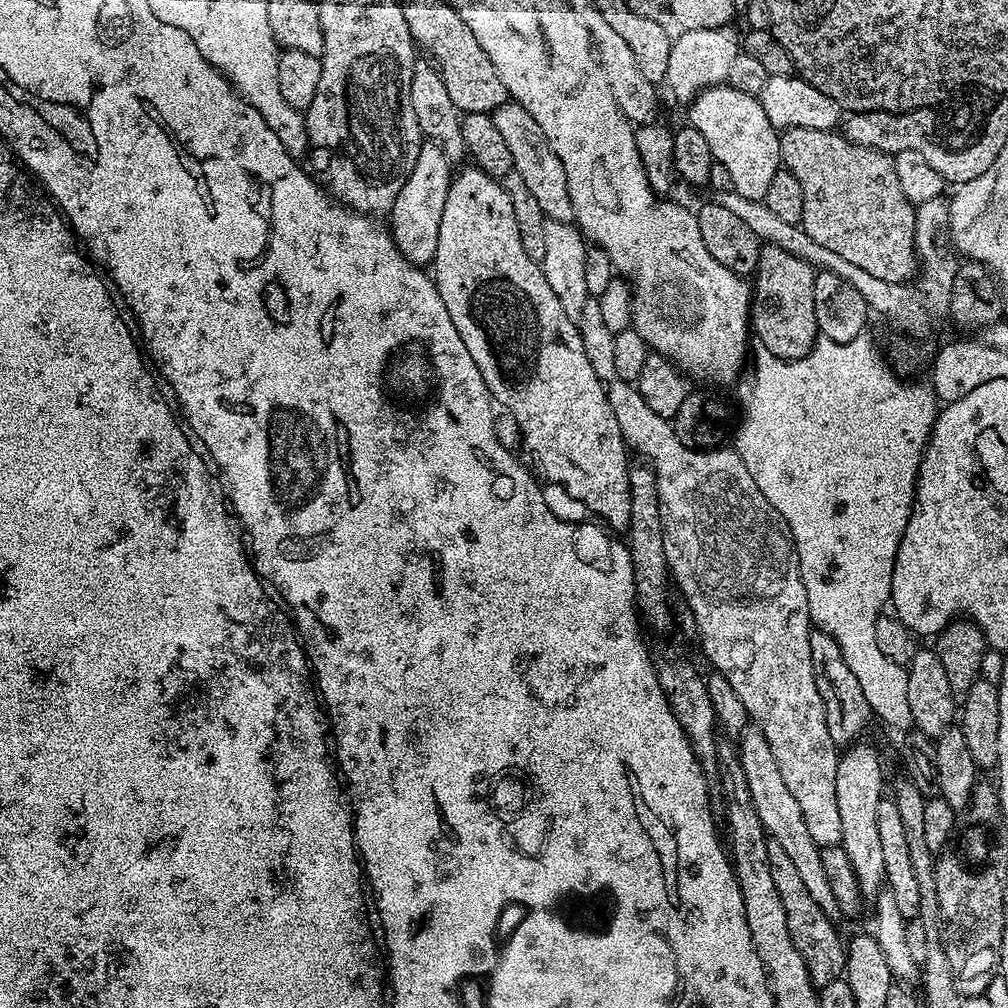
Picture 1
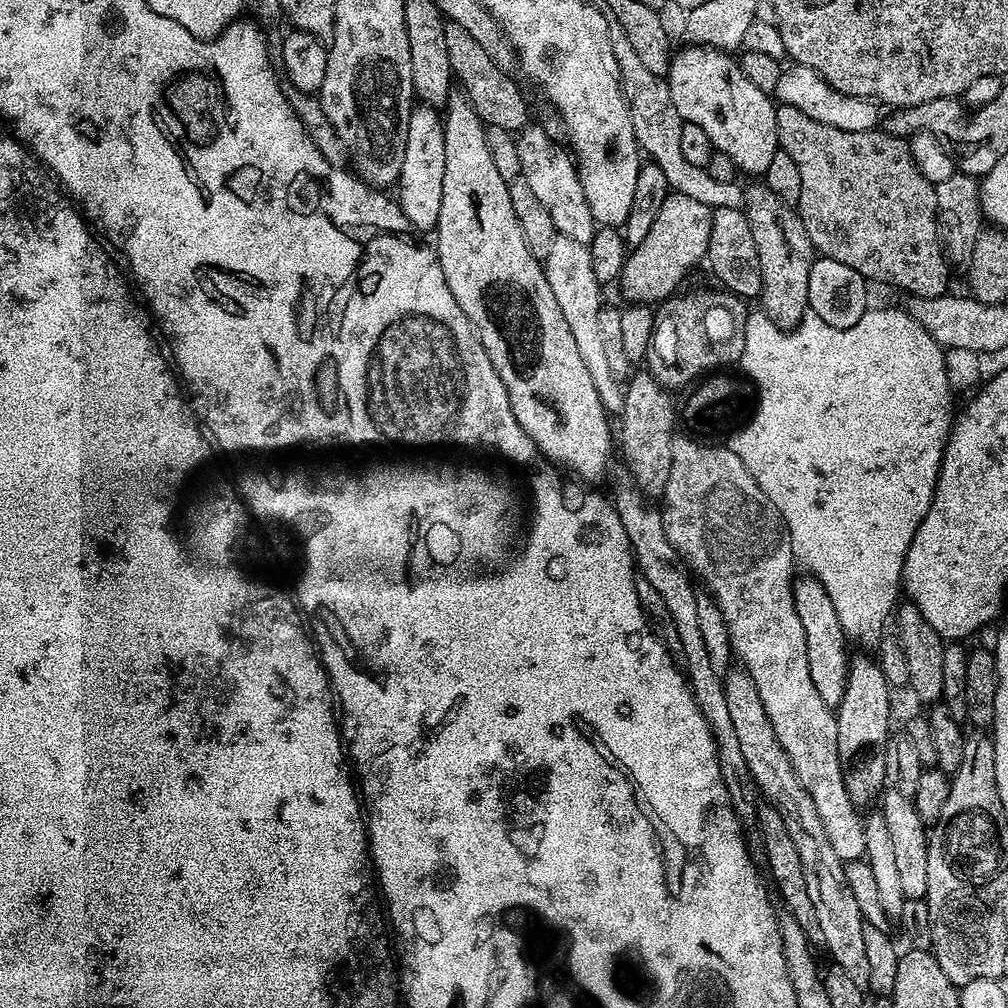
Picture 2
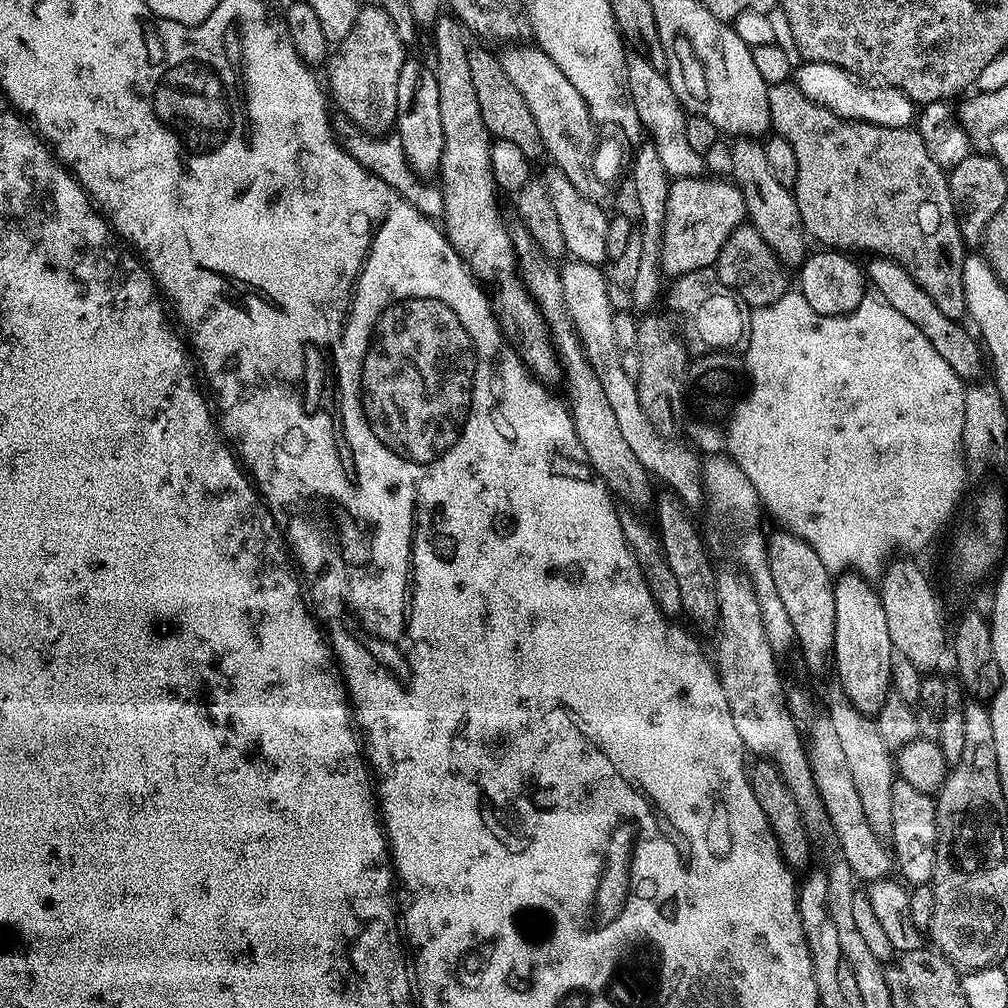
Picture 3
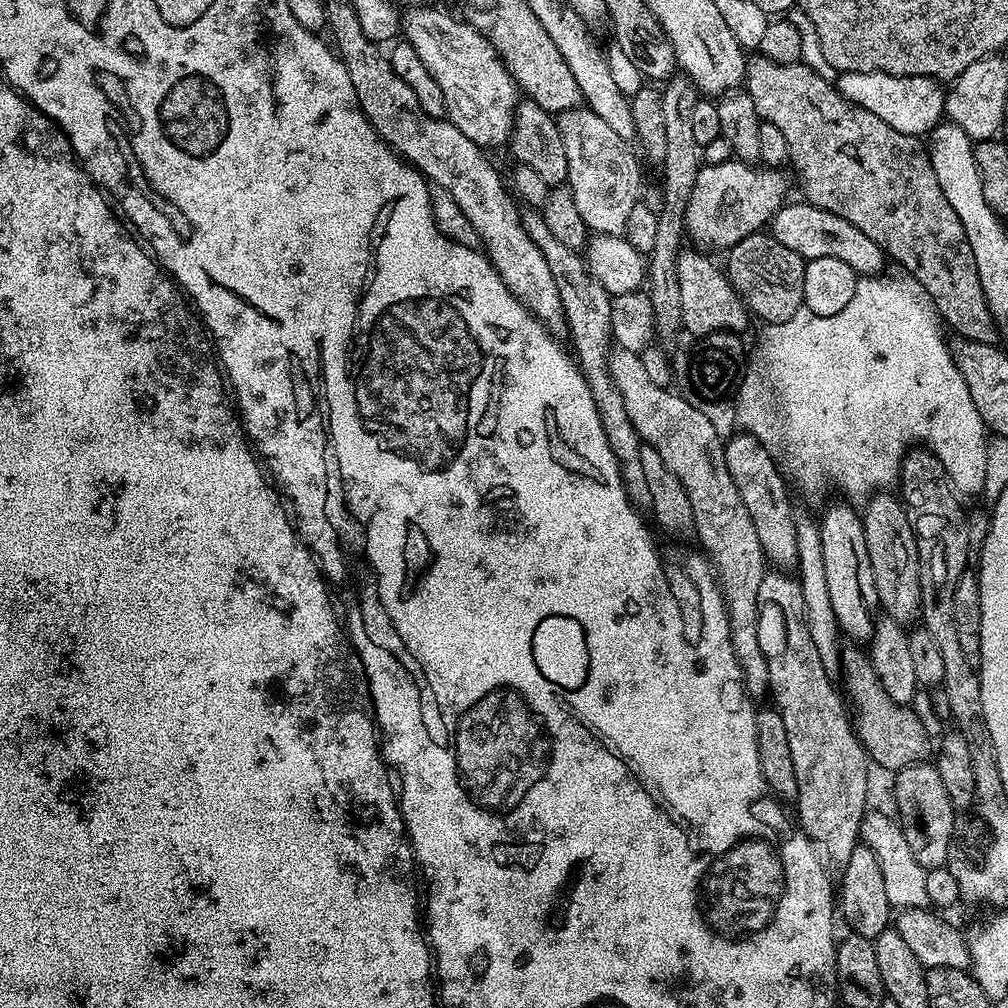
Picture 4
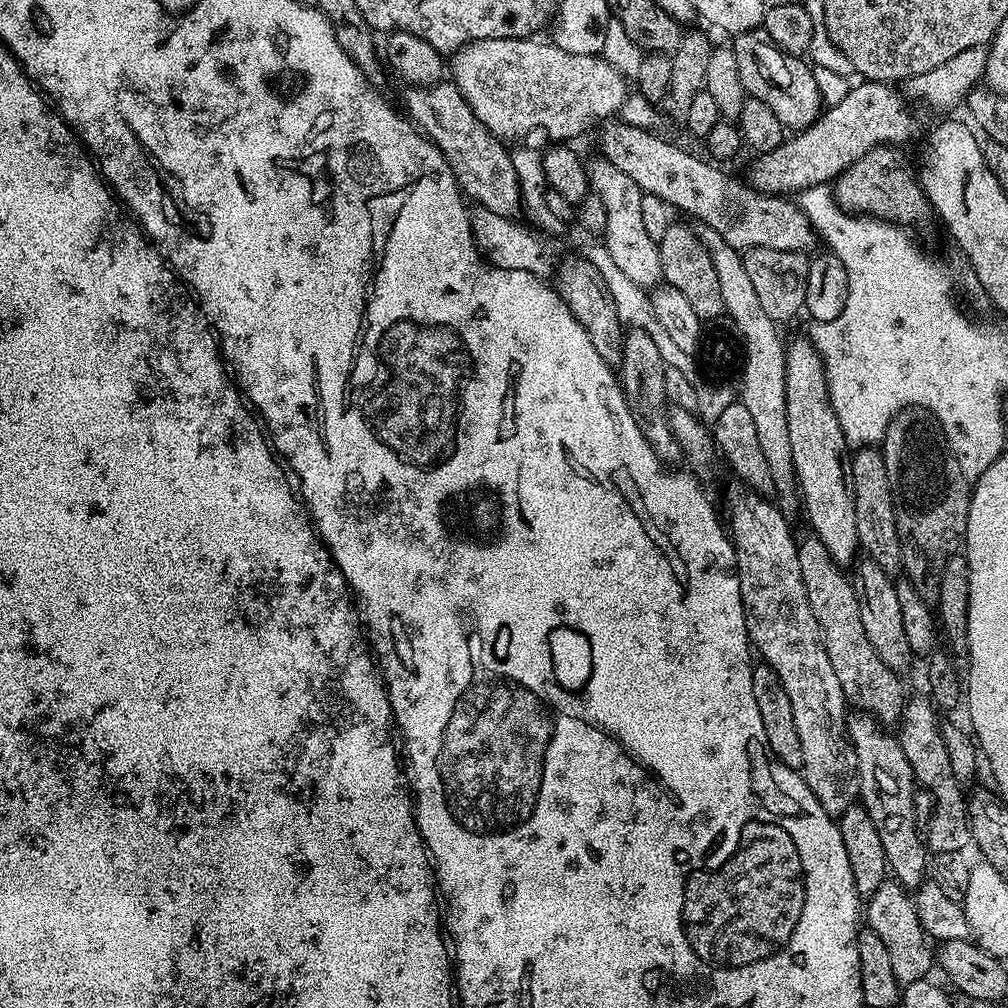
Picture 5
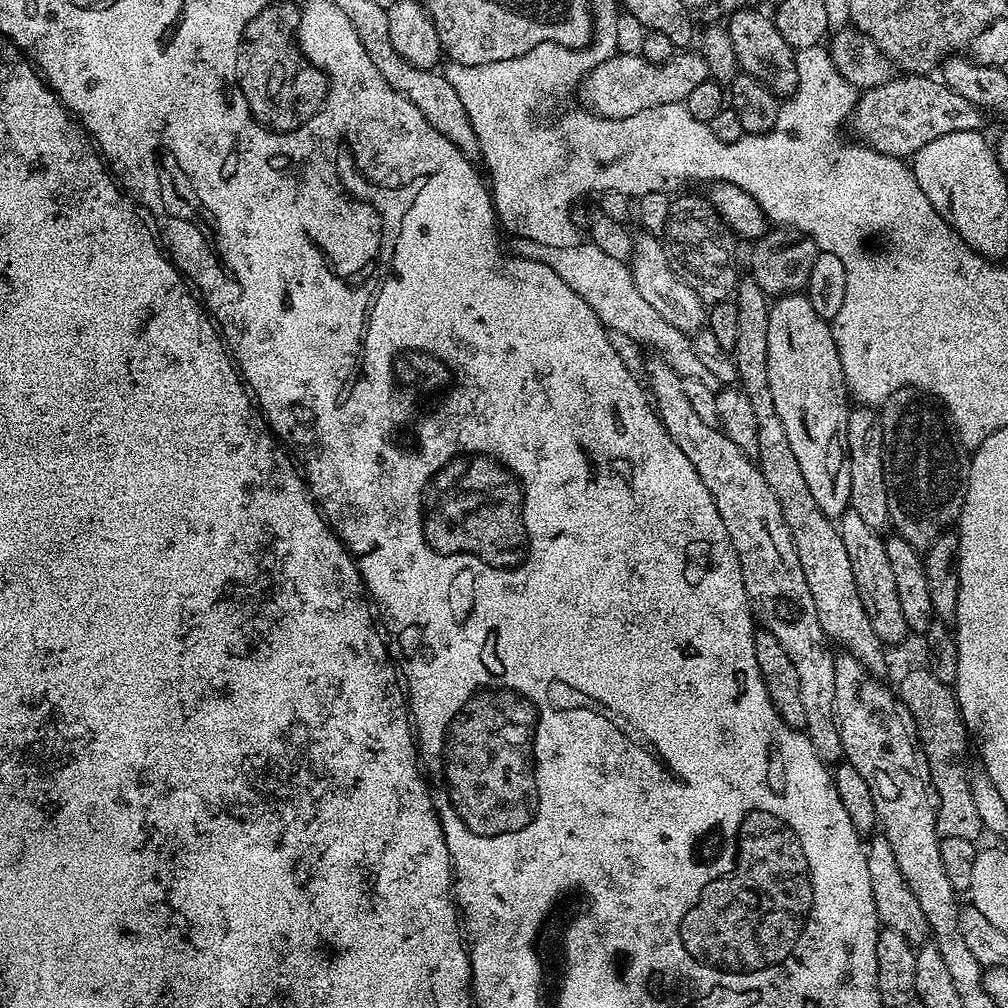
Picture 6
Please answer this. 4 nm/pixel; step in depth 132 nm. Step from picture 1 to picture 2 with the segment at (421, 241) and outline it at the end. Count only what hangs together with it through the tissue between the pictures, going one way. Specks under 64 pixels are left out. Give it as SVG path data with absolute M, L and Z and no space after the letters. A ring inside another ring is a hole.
M413 107L406 130L406 158L402 158L402 170L398 181L398 203L402 214L417 233L431 233L435 229L438 210L442 210L442 177L445 170L446 138L441 115L435 108Z

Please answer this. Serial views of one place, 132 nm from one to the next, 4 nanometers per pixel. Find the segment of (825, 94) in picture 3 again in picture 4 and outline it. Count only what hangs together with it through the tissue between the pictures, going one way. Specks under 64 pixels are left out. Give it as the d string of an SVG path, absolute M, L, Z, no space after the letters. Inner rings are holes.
M842 72L835 77L834 83L842 98L854 102L854 106L862 106L862 110L870 110L870 114L882 118L886 126L902 130L902 134L923 137L945 119L945 89L941 81L932 80L928 76L895 76L885 72Z

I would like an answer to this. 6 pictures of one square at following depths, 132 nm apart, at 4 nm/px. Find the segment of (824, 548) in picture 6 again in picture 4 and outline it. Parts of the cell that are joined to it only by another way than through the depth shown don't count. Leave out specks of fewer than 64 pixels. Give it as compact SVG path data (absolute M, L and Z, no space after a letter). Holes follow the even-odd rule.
M854 644L847 645L840 655L842 681L844 680L849 694L852 695L852 702L850 698L850 704L854 709L854 728L860 737L860 743L864 746L864 751L868 753L869 761L875 767L877 764L878 767L885 768L889 774L895 774L902 771L906 766L921 763L927 757L924 755L928 752L930 737L925 727L919 722L911 706L899 704L886 694L886 690L882 688L882 683L878 680L878 674L875 673L871 658L867 656L867 653L862 648L861 650L858 648L861 647Z

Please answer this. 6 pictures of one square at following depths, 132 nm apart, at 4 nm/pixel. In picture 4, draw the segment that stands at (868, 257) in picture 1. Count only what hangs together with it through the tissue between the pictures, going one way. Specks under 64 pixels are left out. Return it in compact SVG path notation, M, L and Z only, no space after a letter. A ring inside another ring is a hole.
M759 54L749 55L744 66L743 87L754 98L761 121L778 126L785 136L791 167L796 167L796 176L804 191L803 199L822 210L830 210L830 214L838 214L838 218L846 218L850 226L858 226L862 234L878 242L885 257L889 261L897 260L904 267L901 269L920 285L937 317L947 327L949 324L960 340L996 344L996 323L982 294L982 282L978 282L978 266L974 263L970 242L966 242L966 230L962 230L954 206L946 202L946 194L938 186L925 141L919 136L902 134L894 126L886 126L870 110L862 110L862 106L854 106L854 102L842 98L835 83L815 72L807 62L779 64Z

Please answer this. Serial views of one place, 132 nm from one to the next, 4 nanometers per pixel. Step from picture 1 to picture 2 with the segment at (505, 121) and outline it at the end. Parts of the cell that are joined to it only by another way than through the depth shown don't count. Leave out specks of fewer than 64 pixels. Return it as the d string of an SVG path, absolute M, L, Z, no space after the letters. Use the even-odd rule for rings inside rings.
M536 122L529 123L527 128L521 128L515 133L515 139L521 166L519 179L524 180L531 192L538 197L538 202L546 206L559 235L588 245L594 238L598 225L590 214L586 194L582 194L580 173L569 149L563 143L560 145L546 129L539 128Z

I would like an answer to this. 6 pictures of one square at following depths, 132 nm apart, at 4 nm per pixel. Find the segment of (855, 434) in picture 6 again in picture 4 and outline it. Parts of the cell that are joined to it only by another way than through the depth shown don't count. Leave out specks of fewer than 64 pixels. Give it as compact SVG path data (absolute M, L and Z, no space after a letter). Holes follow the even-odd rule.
M881 490L867 497L860 521L866 534L866 551L874 569L874 586L878 586L878 602L883 615L908 626L920 615L920 559L914 530L903 503L889 491Z

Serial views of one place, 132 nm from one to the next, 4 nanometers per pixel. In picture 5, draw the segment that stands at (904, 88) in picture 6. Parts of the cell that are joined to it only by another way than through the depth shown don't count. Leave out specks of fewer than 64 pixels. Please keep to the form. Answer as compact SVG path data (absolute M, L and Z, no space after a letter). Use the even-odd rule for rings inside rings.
M853 83L835 103L825 107L810 127L789 135L774 150L759 153L752 168L751 187L767 194L799 194L805 188L835 181L871 148L904 146L916 132L916 116L908 109L909 101L903 95L900 97L891 83L856 83L860 84Z

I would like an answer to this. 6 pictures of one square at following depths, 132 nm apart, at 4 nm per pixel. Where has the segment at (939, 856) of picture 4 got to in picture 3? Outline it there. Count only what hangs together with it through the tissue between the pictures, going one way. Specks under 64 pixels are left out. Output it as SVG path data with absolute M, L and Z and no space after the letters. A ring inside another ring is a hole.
M896 778L892 781L890 790L890 822L892 823L892 834L890 837L890 848L894 853L894 868L899 879L905 885L915 886L917 884L931 884L934 874L934 862L936 861L936 802L929 793L922 790L914 790L910 782Z

